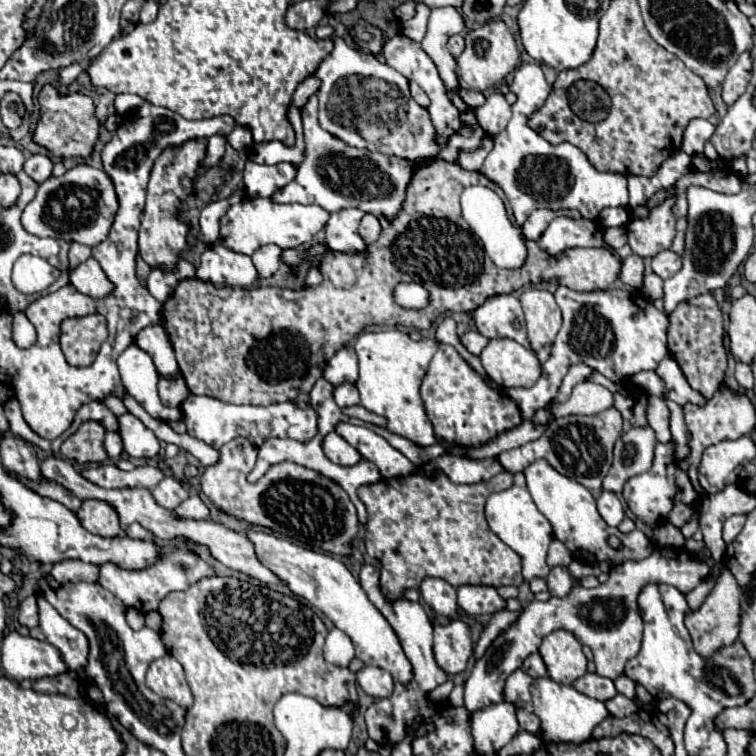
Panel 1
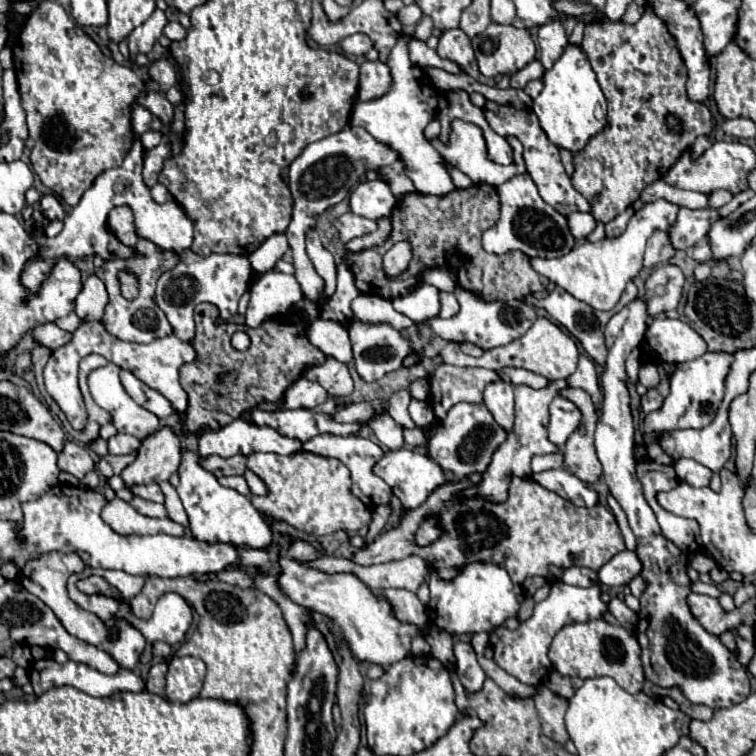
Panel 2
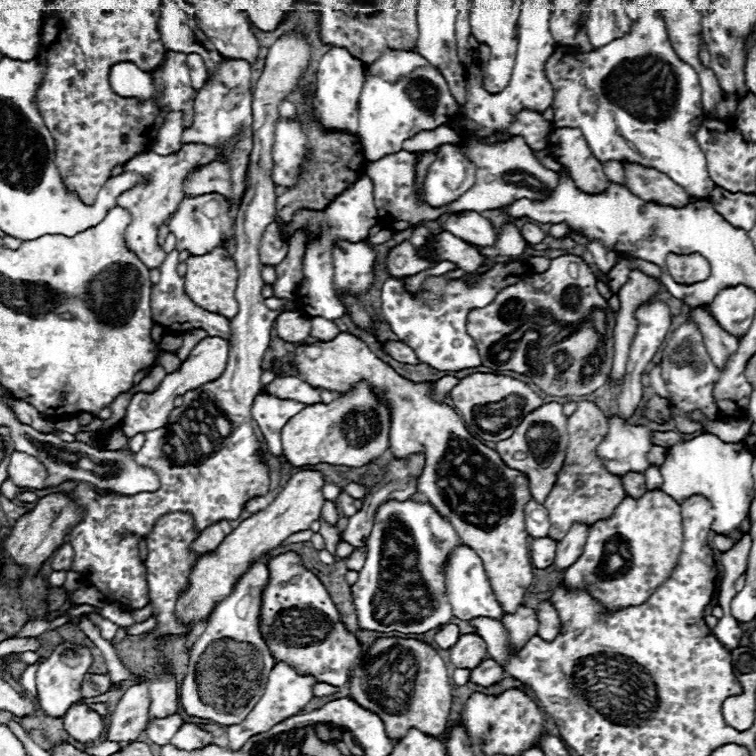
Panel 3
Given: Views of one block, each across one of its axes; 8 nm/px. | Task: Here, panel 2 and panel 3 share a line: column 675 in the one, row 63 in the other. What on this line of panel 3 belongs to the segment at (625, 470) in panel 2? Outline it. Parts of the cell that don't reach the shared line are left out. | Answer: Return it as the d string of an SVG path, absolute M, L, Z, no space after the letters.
M658 12L642 14L638 22L632 24L632 32L610 42L604 48L592 52L572 52L558 46L550 60L546 60L546 78L554 84L554 128L580 128L590 152L600 152L600 138L618 138L606 150L606 156L594 156L598 162L634 162L644 168L654 168L670 176L676 184L686 188L692 198L708 198L716 184L710 180L706 170L706 158L694 138L698 132L704 112L702 112L702 90L698 82L698 72L680 60L668 40L664 20Z

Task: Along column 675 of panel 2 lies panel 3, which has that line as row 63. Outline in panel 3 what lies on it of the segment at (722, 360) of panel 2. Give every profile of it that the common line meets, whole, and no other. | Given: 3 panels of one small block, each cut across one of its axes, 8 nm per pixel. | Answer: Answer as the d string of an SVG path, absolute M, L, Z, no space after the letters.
M386 50L380 60L366 66L366 80L358 100L360 126L356 136L362 140L366 160L374 162L390 152L398 152L402 142L414 138L418 132L448 124L456 110L458 104L444 76L426 58L406 50Z

